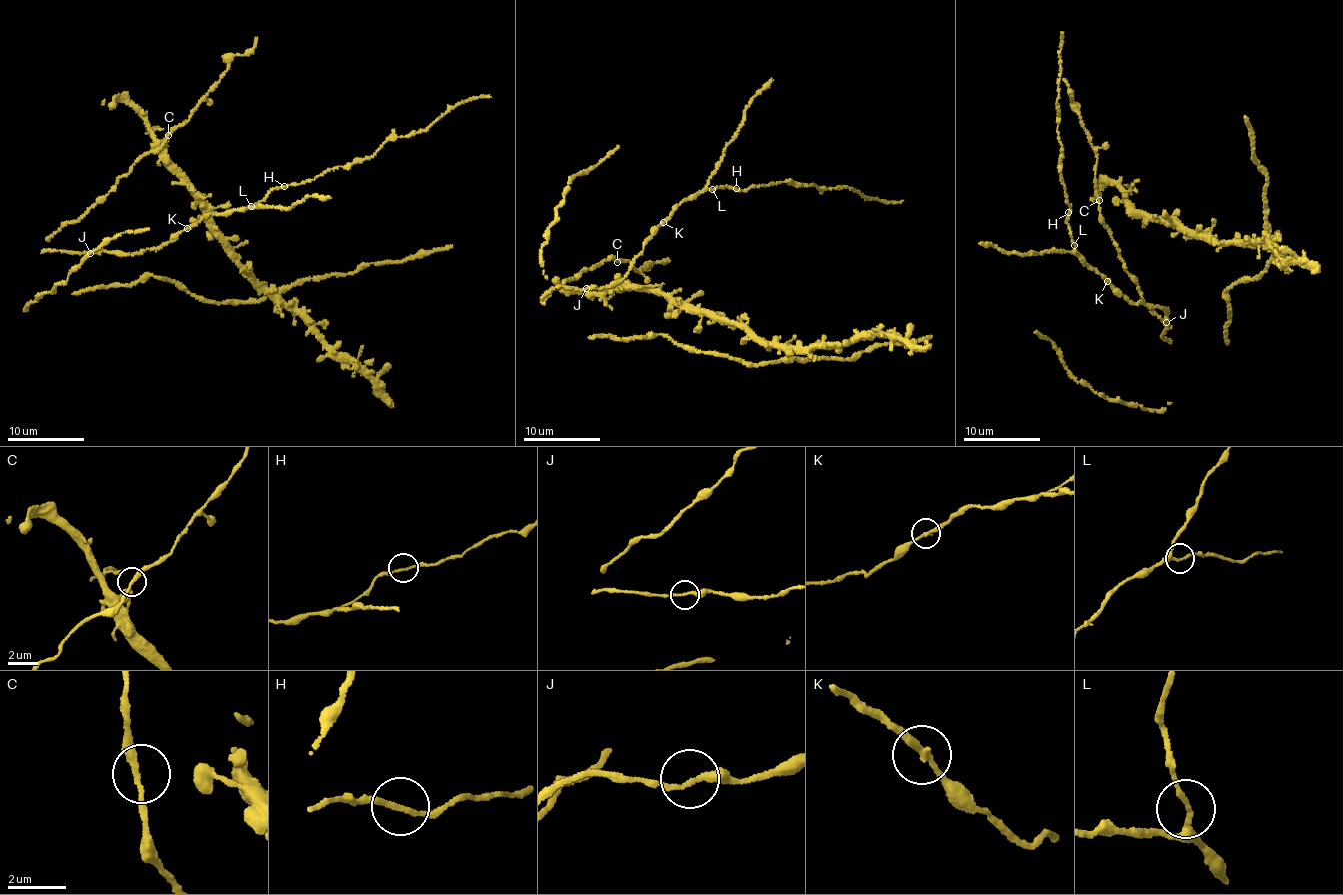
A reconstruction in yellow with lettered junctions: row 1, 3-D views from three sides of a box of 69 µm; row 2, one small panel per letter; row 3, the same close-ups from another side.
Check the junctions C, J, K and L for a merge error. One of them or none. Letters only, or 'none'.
none

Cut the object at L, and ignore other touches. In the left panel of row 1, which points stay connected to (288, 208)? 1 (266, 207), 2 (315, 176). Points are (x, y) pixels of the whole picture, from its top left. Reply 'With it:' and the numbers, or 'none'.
With it: 1

